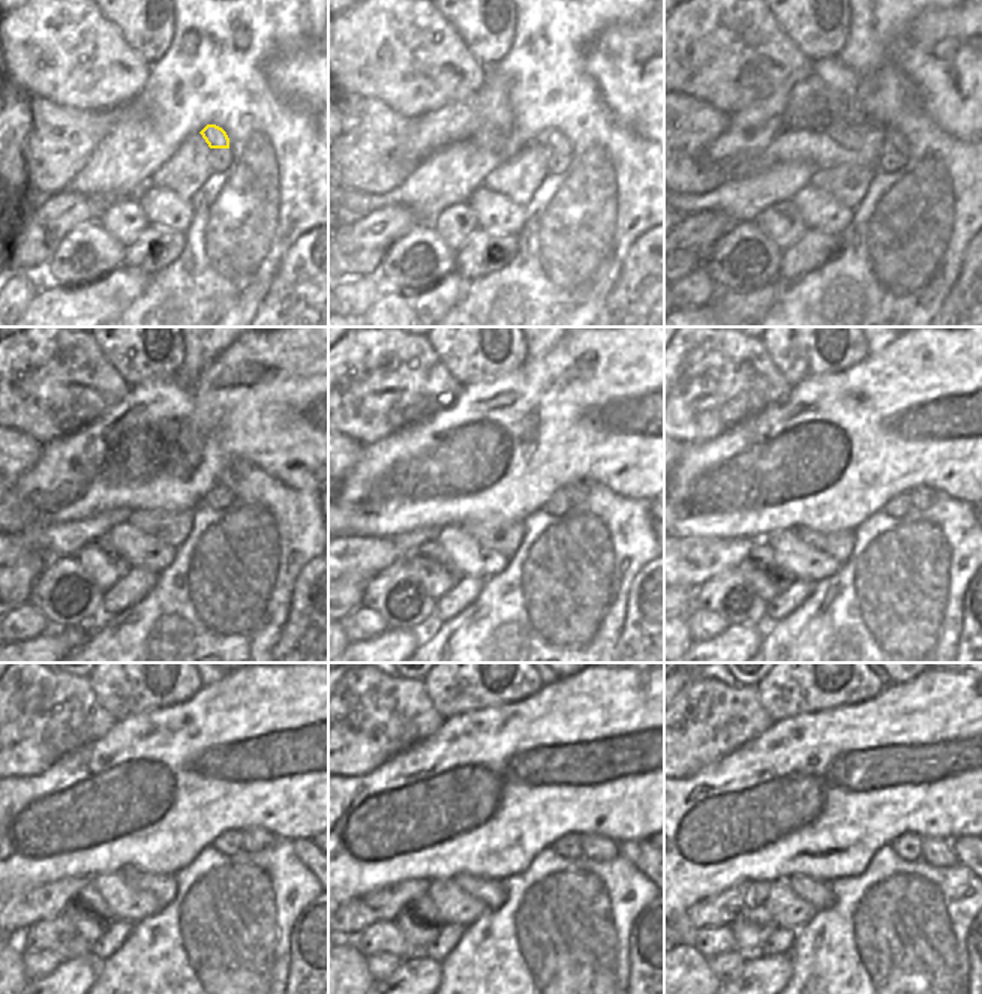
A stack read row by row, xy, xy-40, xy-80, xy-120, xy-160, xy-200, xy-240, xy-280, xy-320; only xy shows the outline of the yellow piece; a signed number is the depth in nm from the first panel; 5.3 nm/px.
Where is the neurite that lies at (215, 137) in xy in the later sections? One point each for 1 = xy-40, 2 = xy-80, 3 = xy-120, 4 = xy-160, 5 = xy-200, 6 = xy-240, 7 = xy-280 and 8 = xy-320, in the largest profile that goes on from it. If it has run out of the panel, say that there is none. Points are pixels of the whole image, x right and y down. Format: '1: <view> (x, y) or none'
1: xy-40 (552, 138)
2: xy-80 (894, 140)
3: xy-120 (227, 479)
4: xy-160 (577, 491)
5: xy-200 (921, 496)
6: xy-240 (254, 838)
7: xy-280 (598, 847)
8: xy-320 (937, 852)

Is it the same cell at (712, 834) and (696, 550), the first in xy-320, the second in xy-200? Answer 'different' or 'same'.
different

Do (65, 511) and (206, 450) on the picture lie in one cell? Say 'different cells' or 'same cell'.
same cell

